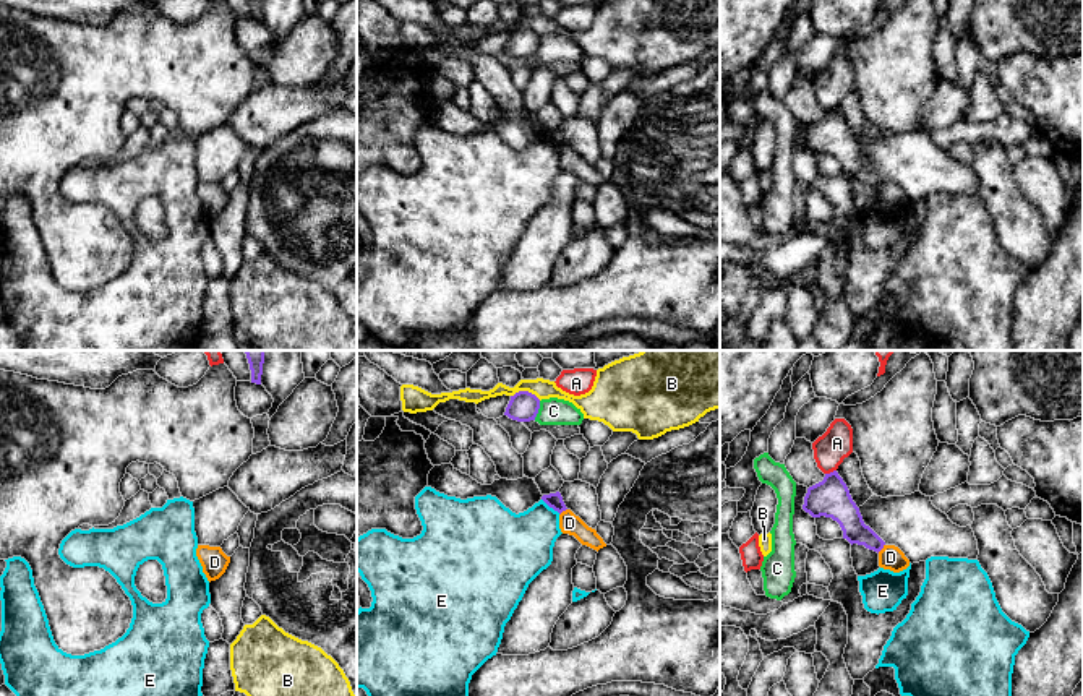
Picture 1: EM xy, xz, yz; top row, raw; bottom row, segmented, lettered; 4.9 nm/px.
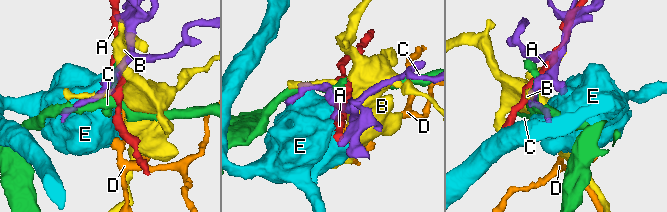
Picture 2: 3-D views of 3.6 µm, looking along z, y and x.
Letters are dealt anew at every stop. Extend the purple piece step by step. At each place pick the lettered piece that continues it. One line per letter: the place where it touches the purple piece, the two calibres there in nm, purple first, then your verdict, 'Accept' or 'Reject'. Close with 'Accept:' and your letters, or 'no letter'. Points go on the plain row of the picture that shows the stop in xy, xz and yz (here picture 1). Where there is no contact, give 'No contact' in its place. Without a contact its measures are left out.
A: Touches purple at yz (830, 109). Thickness 190 nm (purple) against 160 nm. Reject
B: Touches purple at xz (526, 28). Thickness 150 nm (purple) against 100 nm. Reject
C: Touches purple at xz (537, 47). Thickness 150 nm (purple) against 140 nm. Reject
D: Touches purple at yz (881, 185). Thickness 120 nm (purple) against 120 nm. Reject
E: Touches purple at xz (552, 143). Thickness 80 nm (purple) against 320 nm. Reject
Accept: no letter

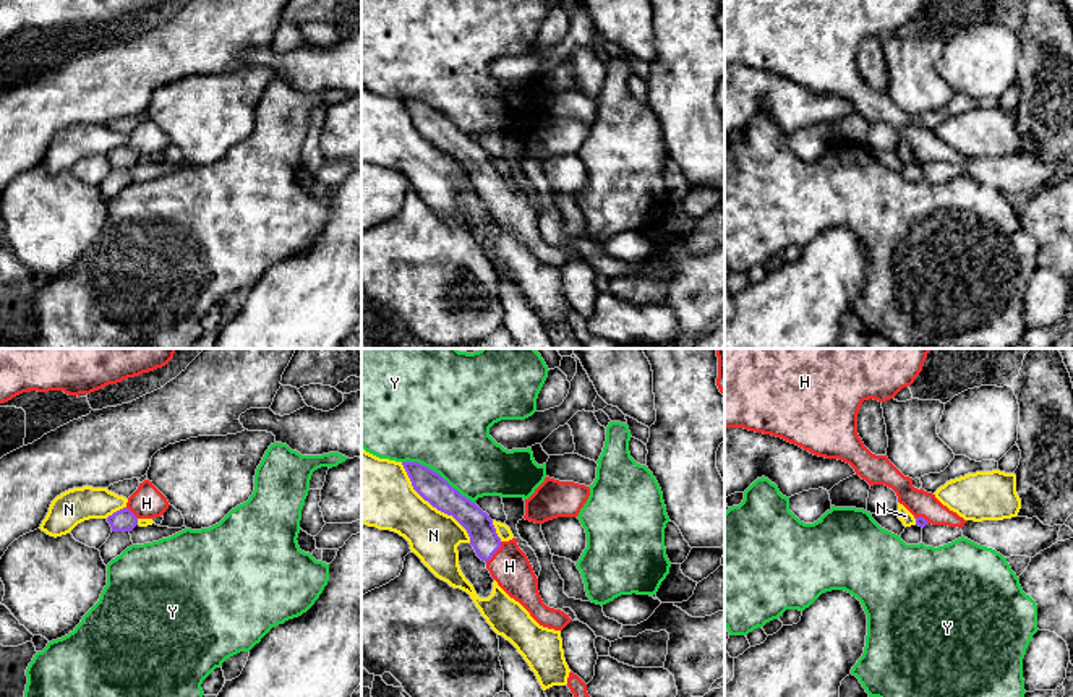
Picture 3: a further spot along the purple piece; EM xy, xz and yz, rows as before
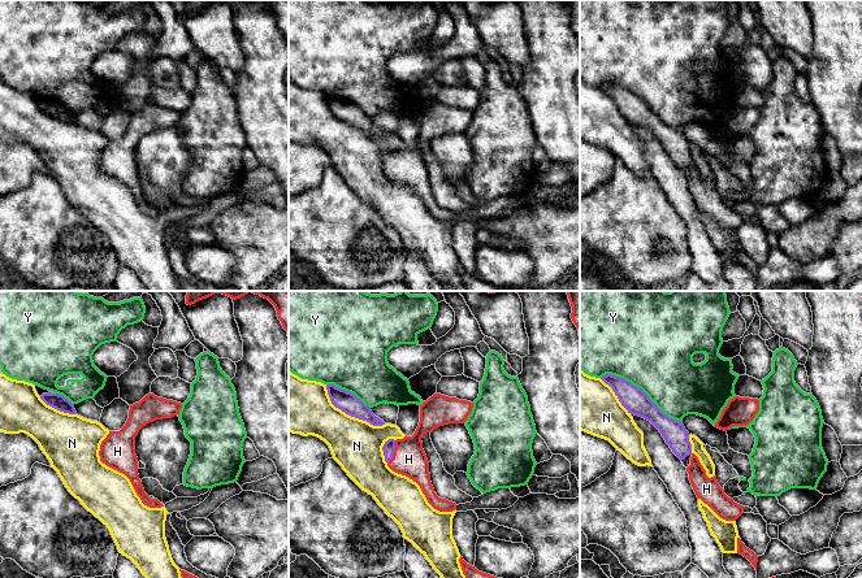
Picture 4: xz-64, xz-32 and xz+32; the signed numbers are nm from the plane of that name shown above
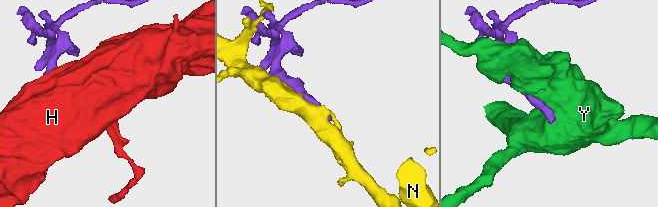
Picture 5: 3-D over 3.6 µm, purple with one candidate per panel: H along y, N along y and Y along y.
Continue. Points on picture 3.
H: Touches purple at xz (495, 188). Thickness 140 nm (purple) against 200 nm. Accept
N: Touches purple at xz (433, 143). Thickness 150 nm (purple) against 300 nm. Reject
Y: Touches purple at xz (438, 111). Thickness 150 nm (purple) against 460 nm. Reject
Accept: H

